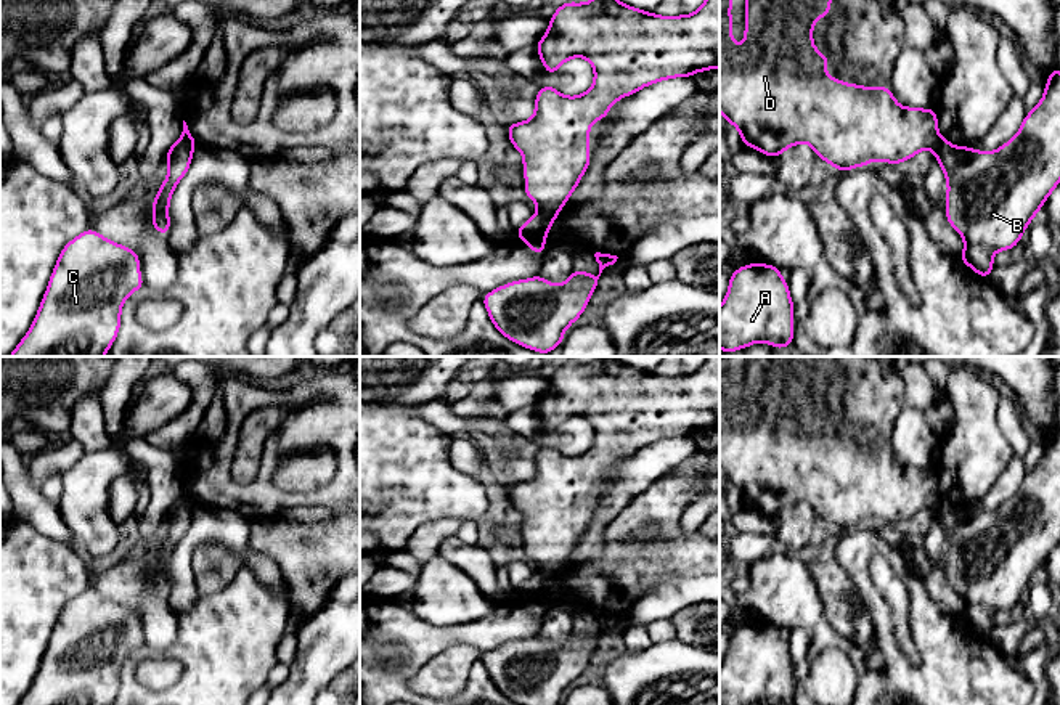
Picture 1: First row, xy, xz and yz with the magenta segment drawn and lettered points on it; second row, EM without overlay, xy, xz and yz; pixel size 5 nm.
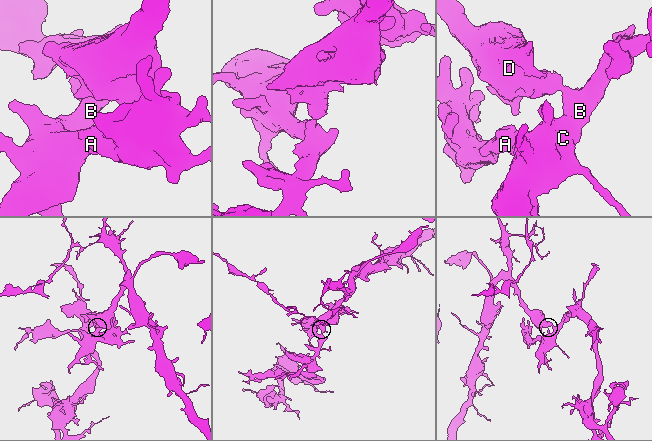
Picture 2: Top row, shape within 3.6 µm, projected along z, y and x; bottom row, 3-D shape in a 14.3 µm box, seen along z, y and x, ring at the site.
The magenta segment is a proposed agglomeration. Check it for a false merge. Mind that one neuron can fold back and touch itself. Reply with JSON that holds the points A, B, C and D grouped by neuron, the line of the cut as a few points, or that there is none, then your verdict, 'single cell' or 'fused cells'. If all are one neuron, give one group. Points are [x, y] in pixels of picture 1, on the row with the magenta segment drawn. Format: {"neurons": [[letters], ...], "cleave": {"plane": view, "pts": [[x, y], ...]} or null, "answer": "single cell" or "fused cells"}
{"neurons": [["A", "B", "C"], ["D"]], "cleave": {"plane": "xz", "pts": [[538, 211], [554, 217]]}, "answer": "fused cells"}

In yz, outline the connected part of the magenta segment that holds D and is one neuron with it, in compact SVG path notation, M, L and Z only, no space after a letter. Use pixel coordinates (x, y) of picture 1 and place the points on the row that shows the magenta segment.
M720 0L720 112L723 114L726 122L731 122L740 132L742 146L755 148L768 157L779 157L787 148L806 141L817 157L842 172L861 165L869 165L877 159L896 165L899 162L907 162L922 149L936 149L941 141L941 137L938 133L936 108L904 108L896 103L890 87L861 87L858 84L843 84L837 77L826 75L826 66L830 59L830 55L821 55L816 50L813 43L813 26L819 18L829 16L830 5L832 0L745 0L745 47L742 51L736 51L732 47L739 42L729 32L729 26L737 22L737 19L729 18L732 0Z

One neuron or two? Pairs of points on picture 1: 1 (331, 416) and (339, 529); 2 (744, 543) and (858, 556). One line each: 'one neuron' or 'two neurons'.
1: two neurons
2: two neurons

